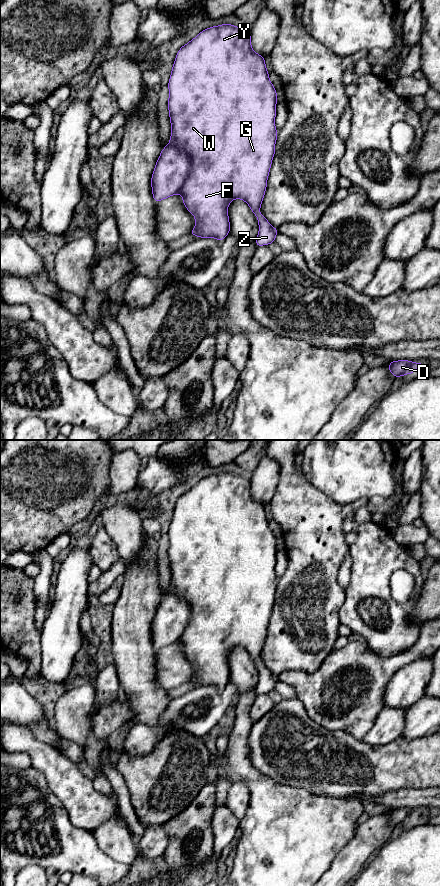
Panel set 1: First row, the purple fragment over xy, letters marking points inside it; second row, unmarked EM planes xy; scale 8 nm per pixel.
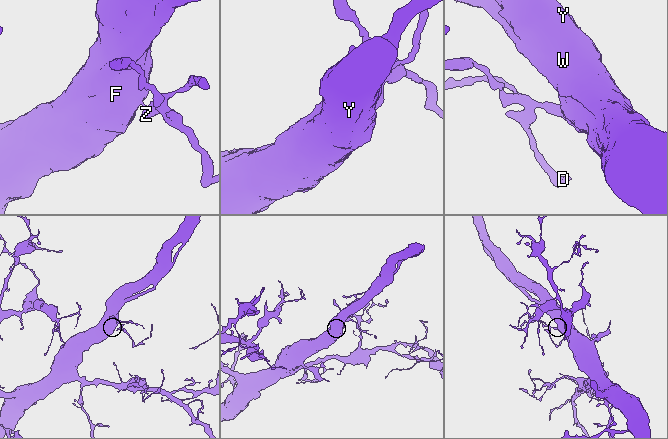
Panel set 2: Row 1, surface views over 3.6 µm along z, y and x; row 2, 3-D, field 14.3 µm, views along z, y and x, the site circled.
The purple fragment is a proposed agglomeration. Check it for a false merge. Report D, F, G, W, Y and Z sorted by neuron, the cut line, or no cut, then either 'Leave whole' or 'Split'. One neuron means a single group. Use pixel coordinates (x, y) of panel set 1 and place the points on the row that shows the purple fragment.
Groups: D F G W Y Z. No split. Leave whole

